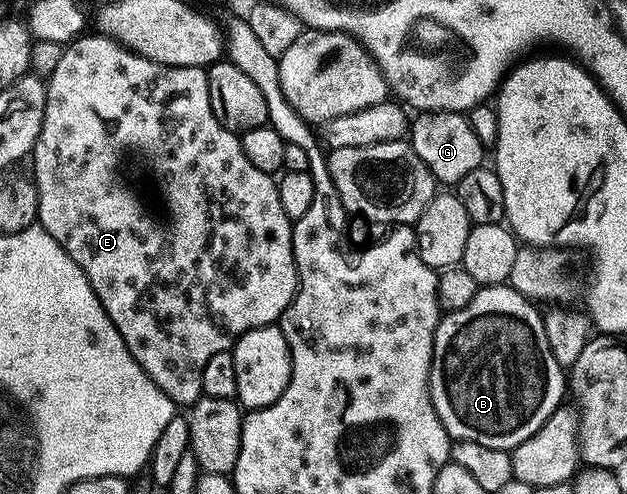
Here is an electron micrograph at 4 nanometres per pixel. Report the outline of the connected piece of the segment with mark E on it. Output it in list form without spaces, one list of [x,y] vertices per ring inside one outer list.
[[[91,32],[91,35],[89,34],[76,38],[74,42],[64,49],[57,68],[53,69],[50,77],[45,82],[47,87],[45,116],[43,117],[41,132],[37,136],[33,151],[33,159],[35,158],[33,181],[39,190],[38,225],[42,226],[45,232],[49,232],[49,236],[53,236],[53,240],[57,240],[57,244],[61,244],[61,248],[65,248],[65,252],[69,252],[69,256],[73,256],[77,268],[81,268],[81,272],[89,280],[93,292],[97,292],[97,300],[101,300],[109,320],[113,320],[117,332],[121,332],[121,340],[125,340],[133,360],[137,360],[137,364],[141,364],[141,368],[149,376],[149,380],[153,380],[153,384],[157,384],[157,388],[161,388],[161,392],[165,392],[165,396],[169,396],[169,400],[173,400],[176,407],[183,408],[184,406],[184,408],[190,408],[194,406],[195,401],[203,394],[201,372],[205,372],[205,364],[209,364],[211,357],[217,356],[217,352],[231,350],[236,340],[245,332],[278,323],[285,312],[285,308],[289,308],[289,304],[295,299],[295,292],[299,289],[299,273],[295,267],[295,257],[293,256],[293,232],[291,231],[293,219],[285,216],[285,208],[281,208],[278,181],[272,175],[261,172],[261,168],[256,168],[249,161],[249,156],[245,156],[245,148],[243,147],[240,135],[234,130],[226,130],[221,124],[221,120],[217,120],[217,116],[213,112],[213,104],[209,104],[209,80],[207,79],[207,71],[204,67],[163,66],[160,62],[143,58],[141,55],[133,53],[132,50],[126,50],[119,42],[115,42],[111,38],[105,38],[98,32]]]

